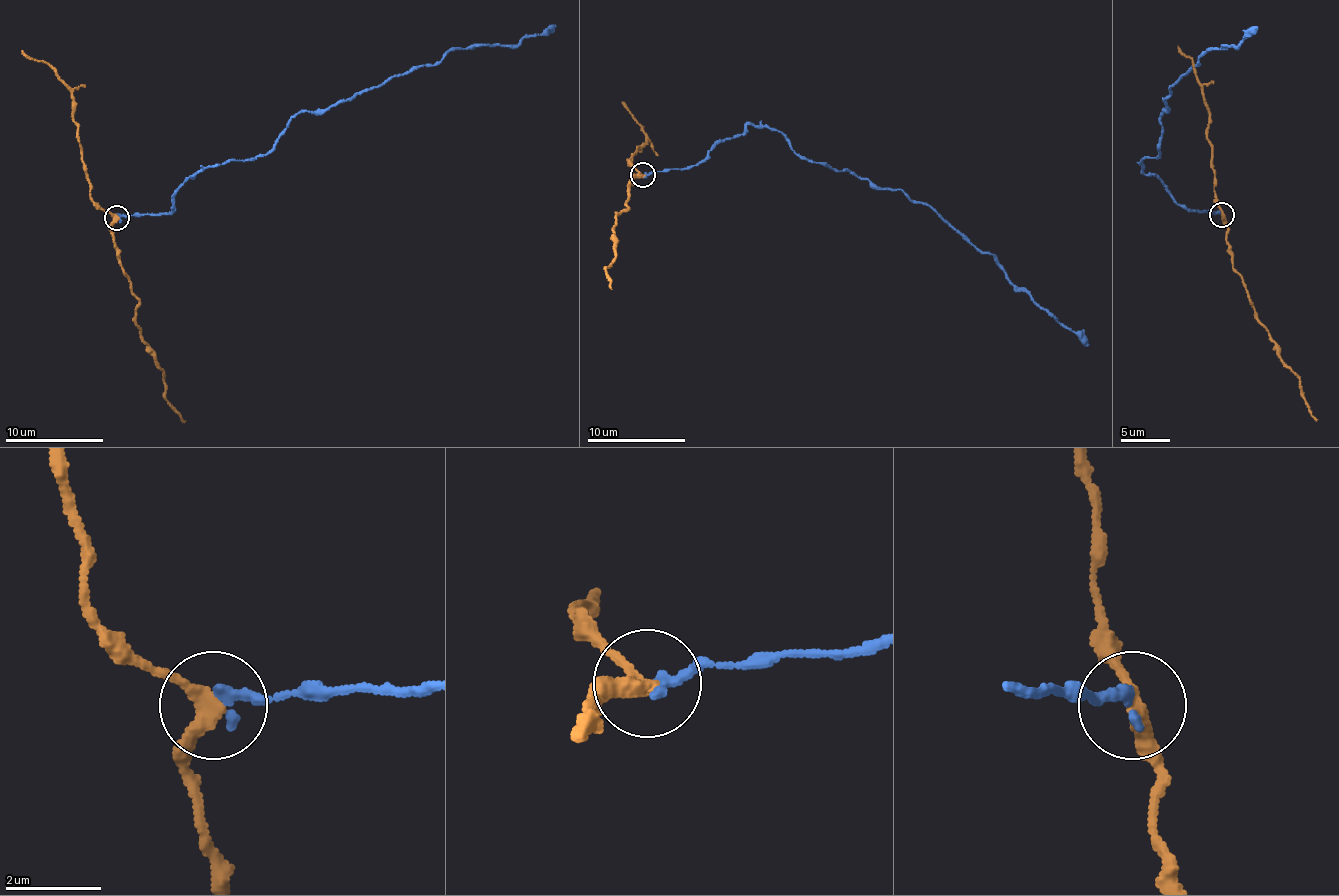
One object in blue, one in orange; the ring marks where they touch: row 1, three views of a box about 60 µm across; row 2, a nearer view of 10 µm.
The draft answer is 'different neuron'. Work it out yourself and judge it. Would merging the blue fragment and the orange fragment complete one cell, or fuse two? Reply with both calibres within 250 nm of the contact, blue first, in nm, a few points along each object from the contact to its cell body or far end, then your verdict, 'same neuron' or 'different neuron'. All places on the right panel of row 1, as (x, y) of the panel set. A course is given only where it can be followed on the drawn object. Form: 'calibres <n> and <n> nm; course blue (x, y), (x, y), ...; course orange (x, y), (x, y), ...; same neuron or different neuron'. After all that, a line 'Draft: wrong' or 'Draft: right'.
calibres 260 and 280 nm; course blue (1221, 212), (1188, 210), (1139, 164), (1159, 155), (1163, 101), (1181, 75), (1213, 48), (1239, 46), (1257, 27); course orange (1221, 215), (1228, 222), (1231, 262), (1254, 316), (1292, 370), (1317, 420); different neuron
Draft: right

